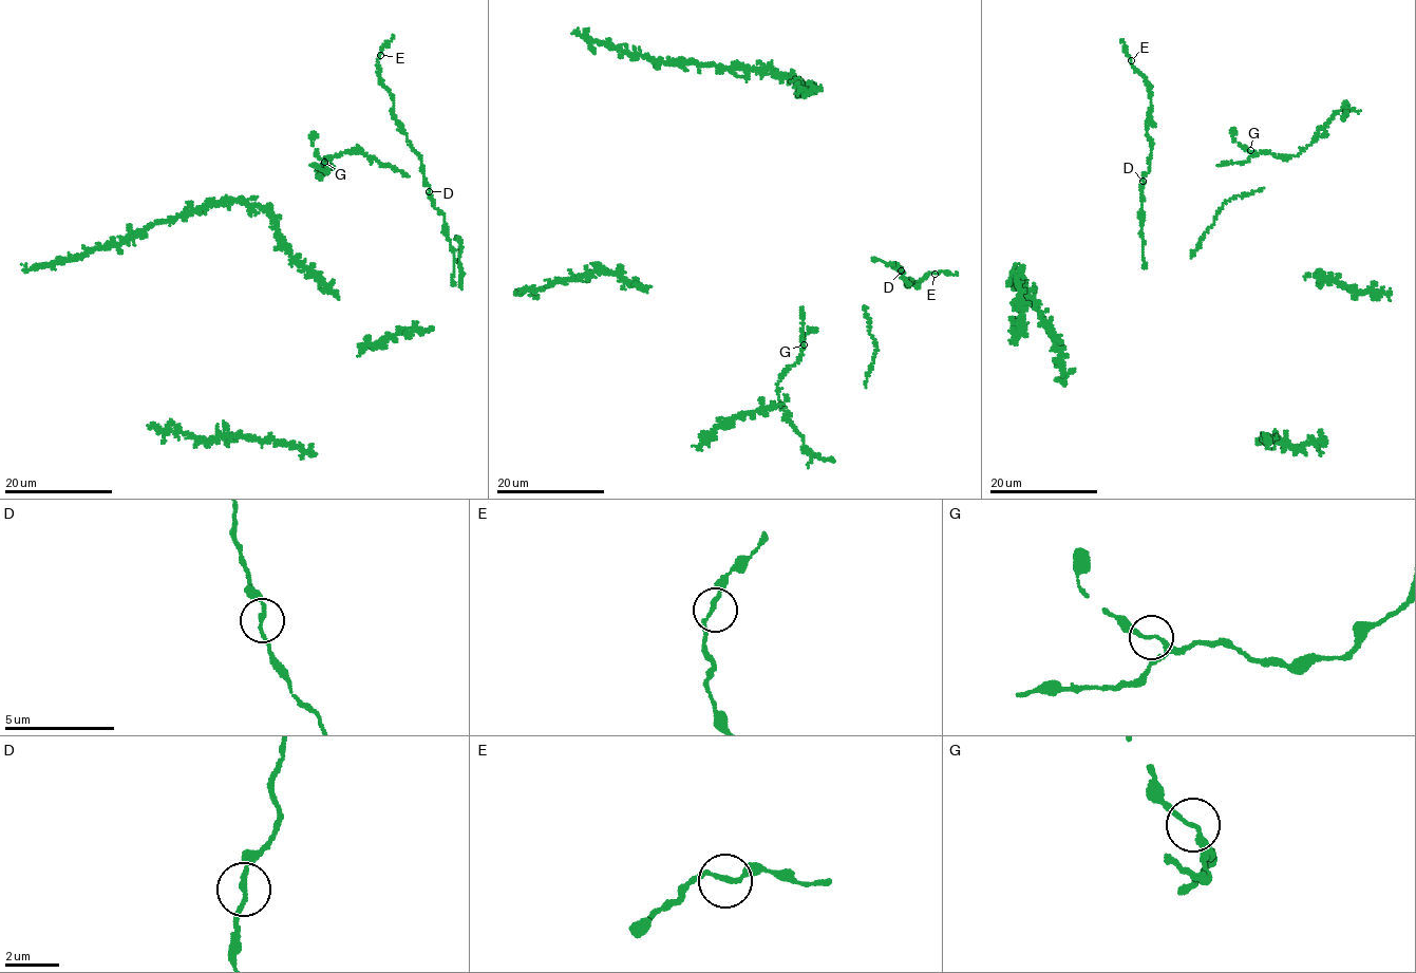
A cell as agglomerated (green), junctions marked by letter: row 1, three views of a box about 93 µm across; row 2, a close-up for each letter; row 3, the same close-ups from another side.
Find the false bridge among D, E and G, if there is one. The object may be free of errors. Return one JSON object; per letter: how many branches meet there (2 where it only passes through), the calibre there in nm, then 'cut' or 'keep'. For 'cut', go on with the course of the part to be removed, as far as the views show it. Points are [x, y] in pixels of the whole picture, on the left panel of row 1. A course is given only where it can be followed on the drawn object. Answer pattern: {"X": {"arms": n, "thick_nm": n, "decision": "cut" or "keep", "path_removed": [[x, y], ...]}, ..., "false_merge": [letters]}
{"D": {"arms": 2, "thick_nm": 170, "decision": "keep"}, "E": {"arms": 2, "thick_nm": 160, "decision": "keep"}, "G": {"arms": 2, "thick_nm": 160, "decision": "keep"}, "false_merge": []}

